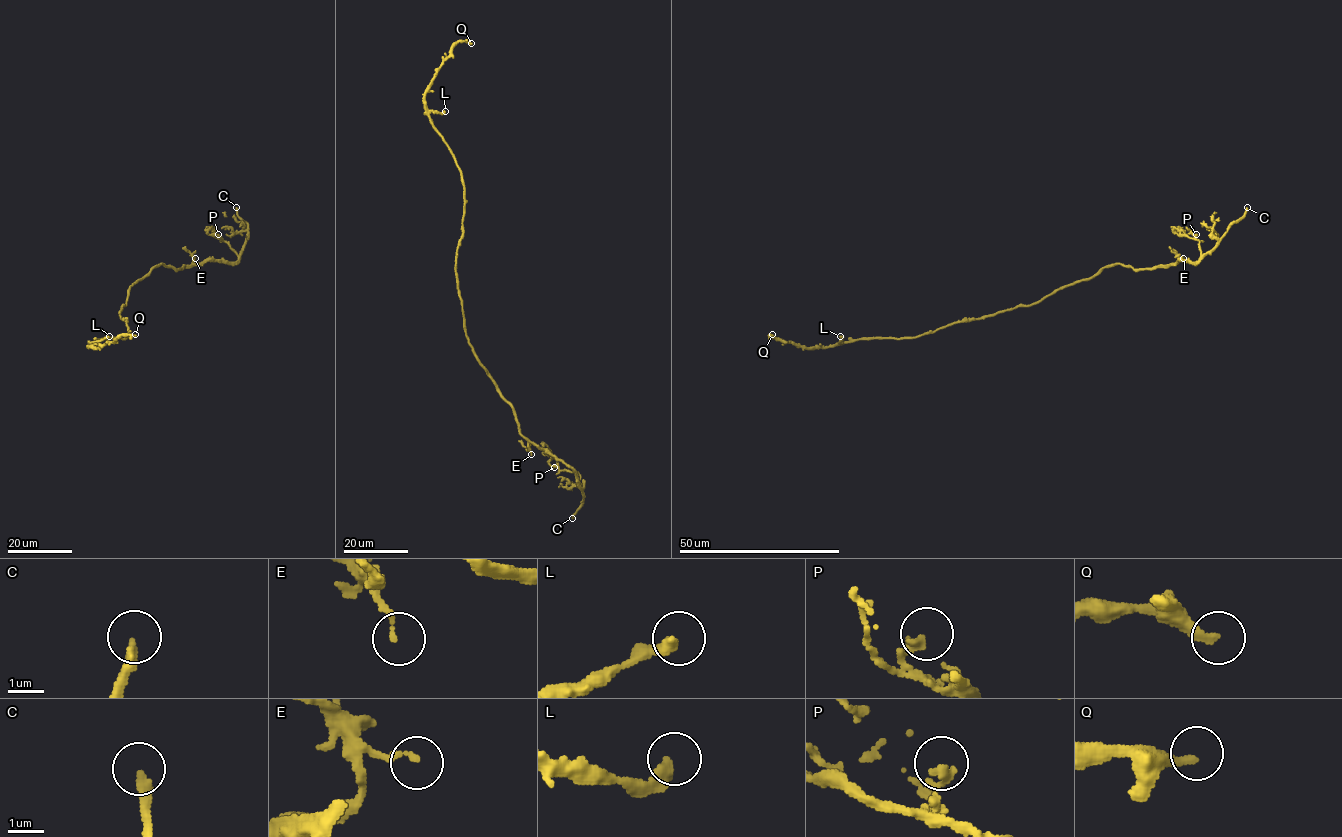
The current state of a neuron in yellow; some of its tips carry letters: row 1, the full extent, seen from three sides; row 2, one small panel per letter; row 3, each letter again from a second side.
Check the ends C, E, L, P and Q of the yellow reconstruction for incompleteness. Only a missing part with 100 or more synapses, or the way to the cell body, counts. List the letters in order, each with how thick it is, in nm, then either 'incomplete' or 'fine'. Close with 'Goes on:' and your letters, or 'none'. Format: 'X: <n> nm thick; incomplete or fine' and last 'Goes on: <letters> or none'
C: 280 nm thick; incomplete
E: 140 nm thick; fine
L: 400 nm thick; fine
P: 220 nm thick; fine
Q: 260 nm thick; incomplete
Goes on: C, Q

